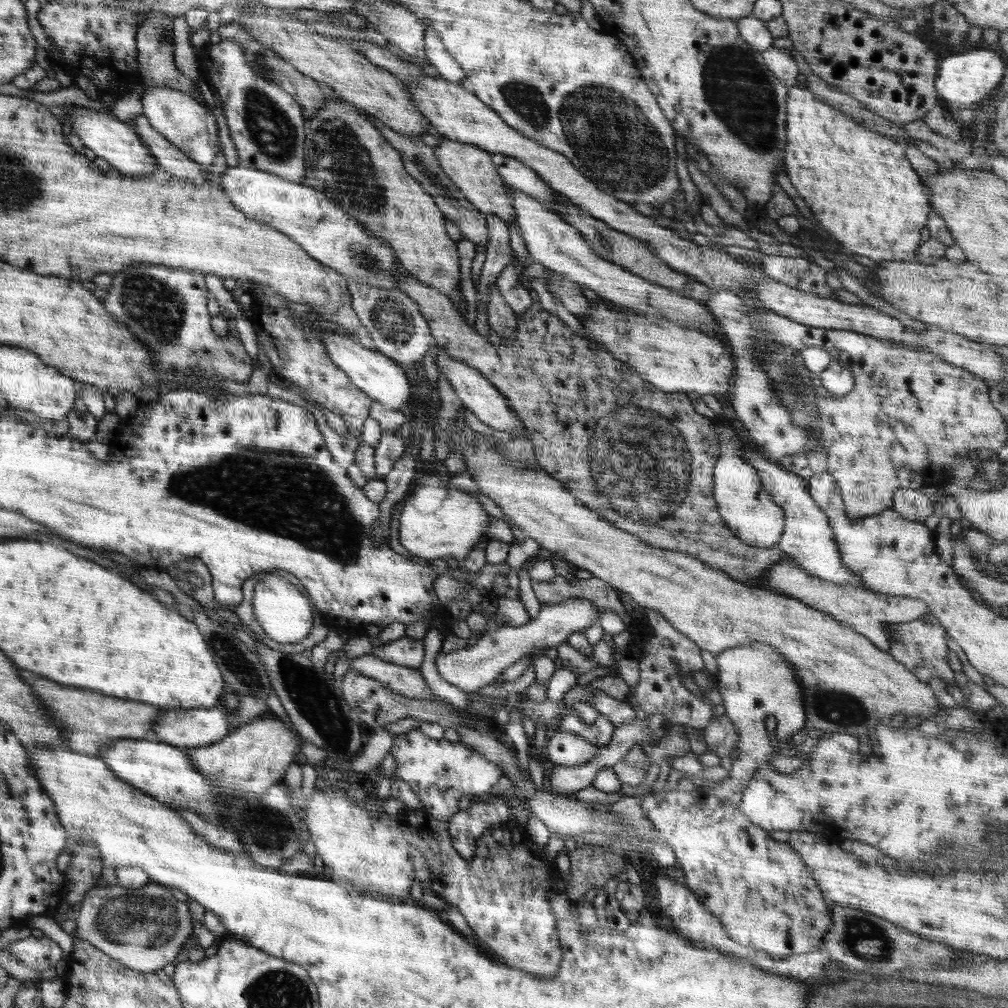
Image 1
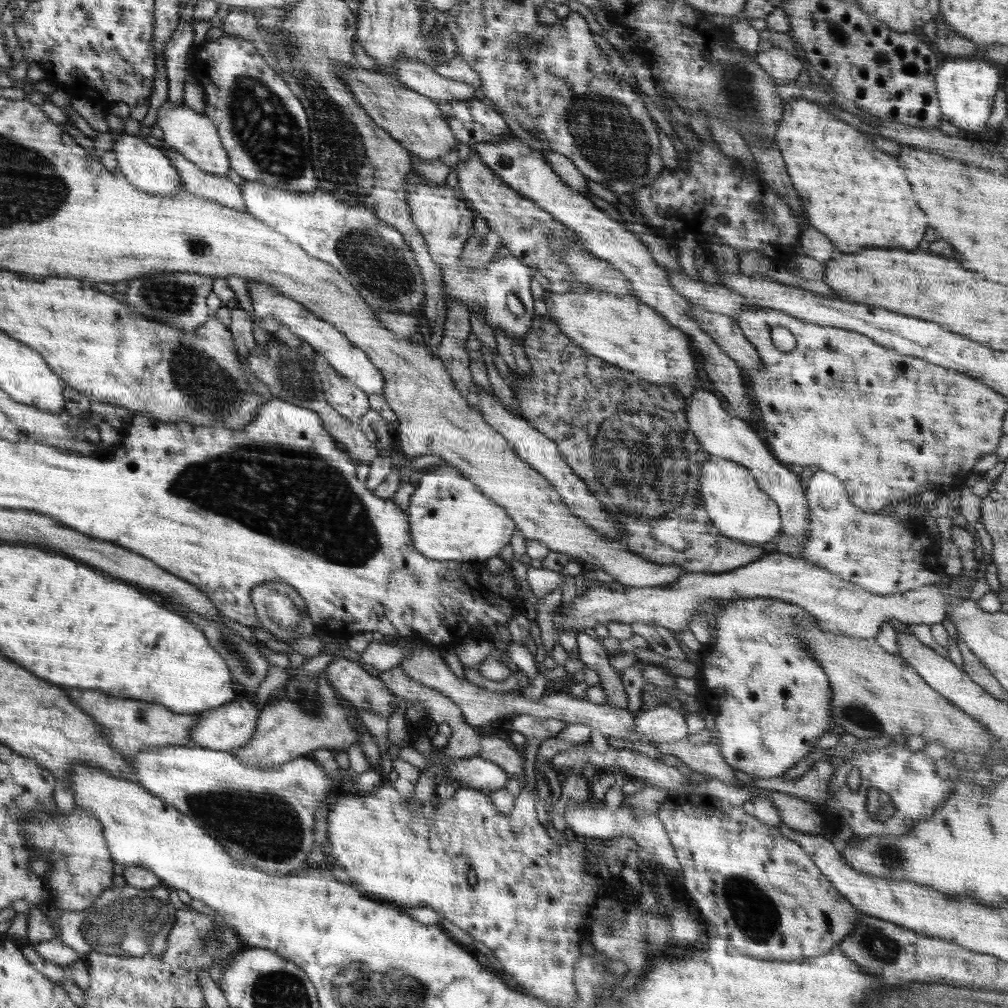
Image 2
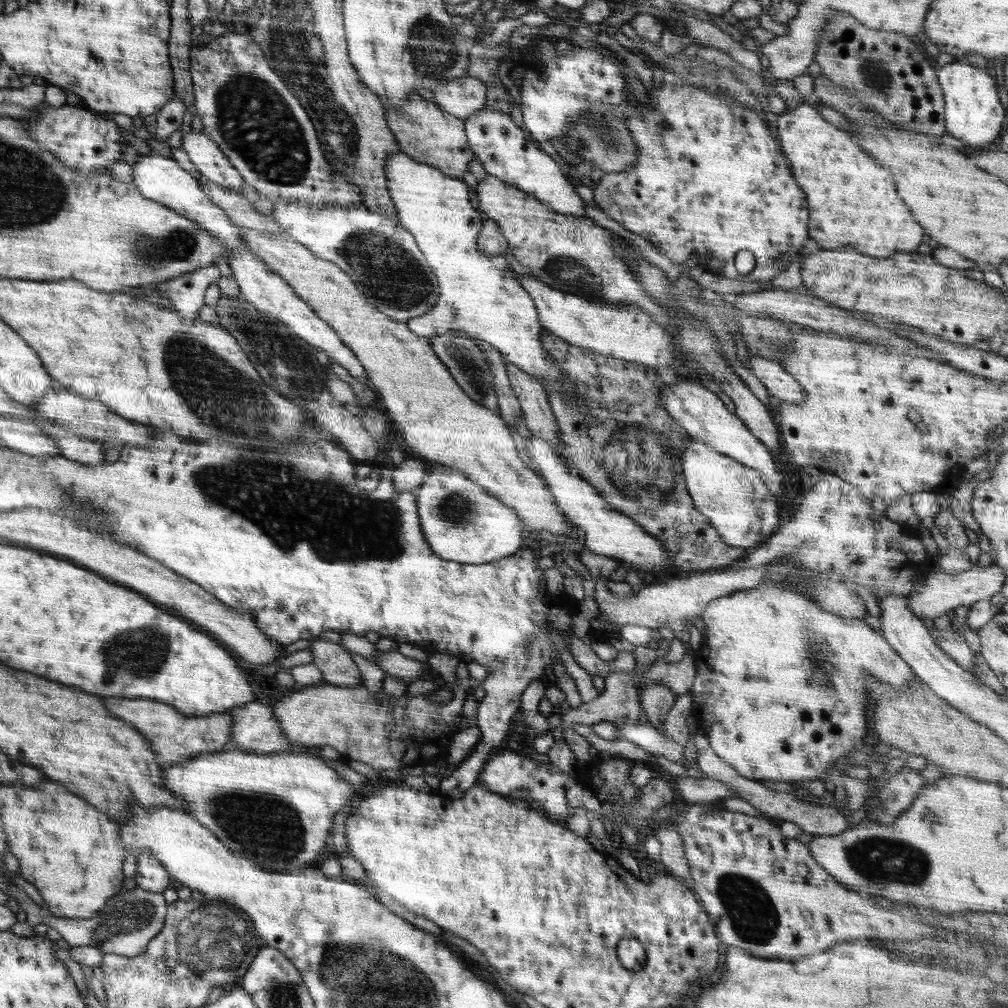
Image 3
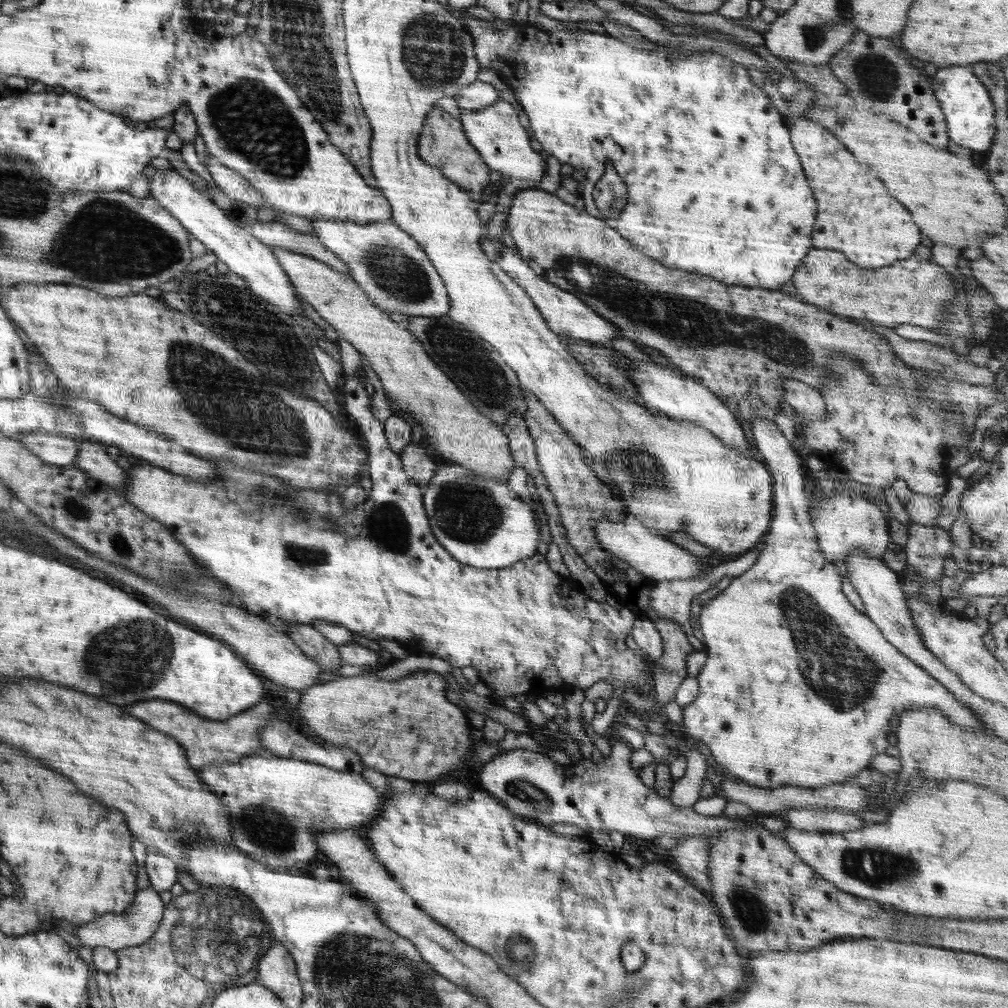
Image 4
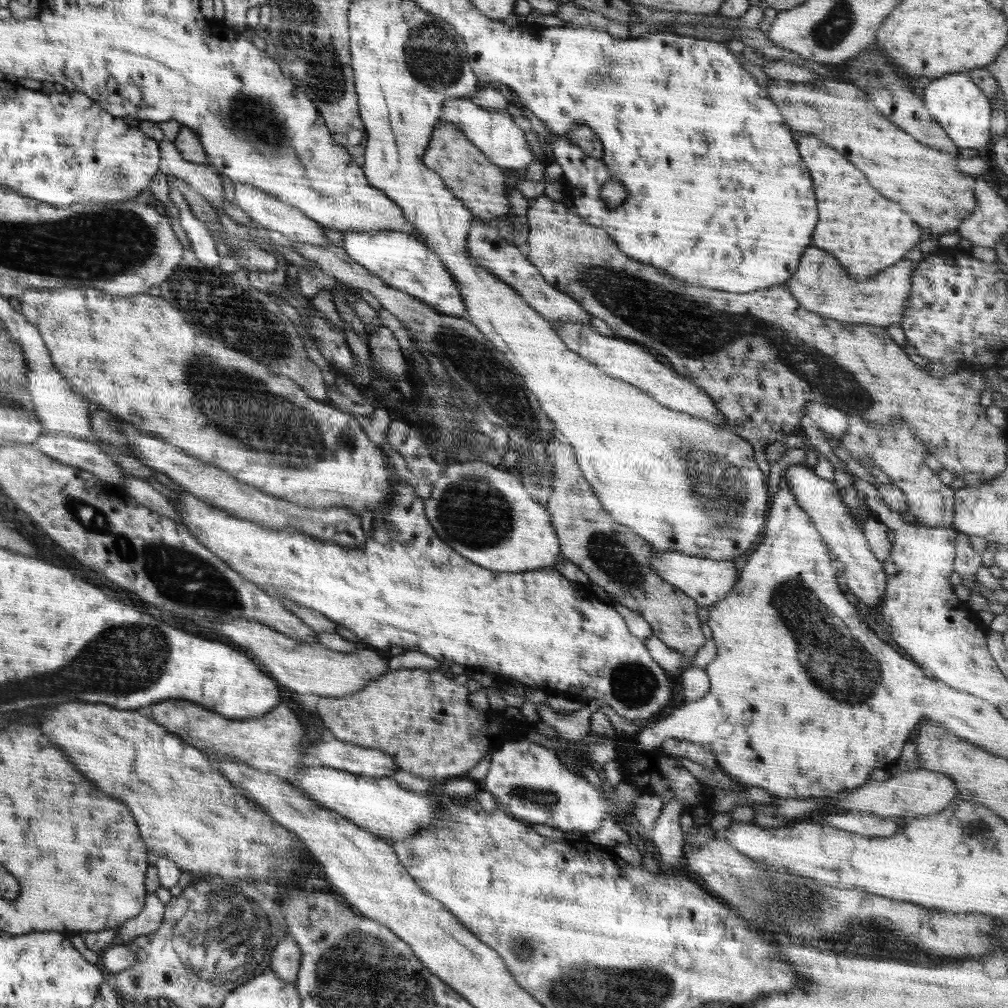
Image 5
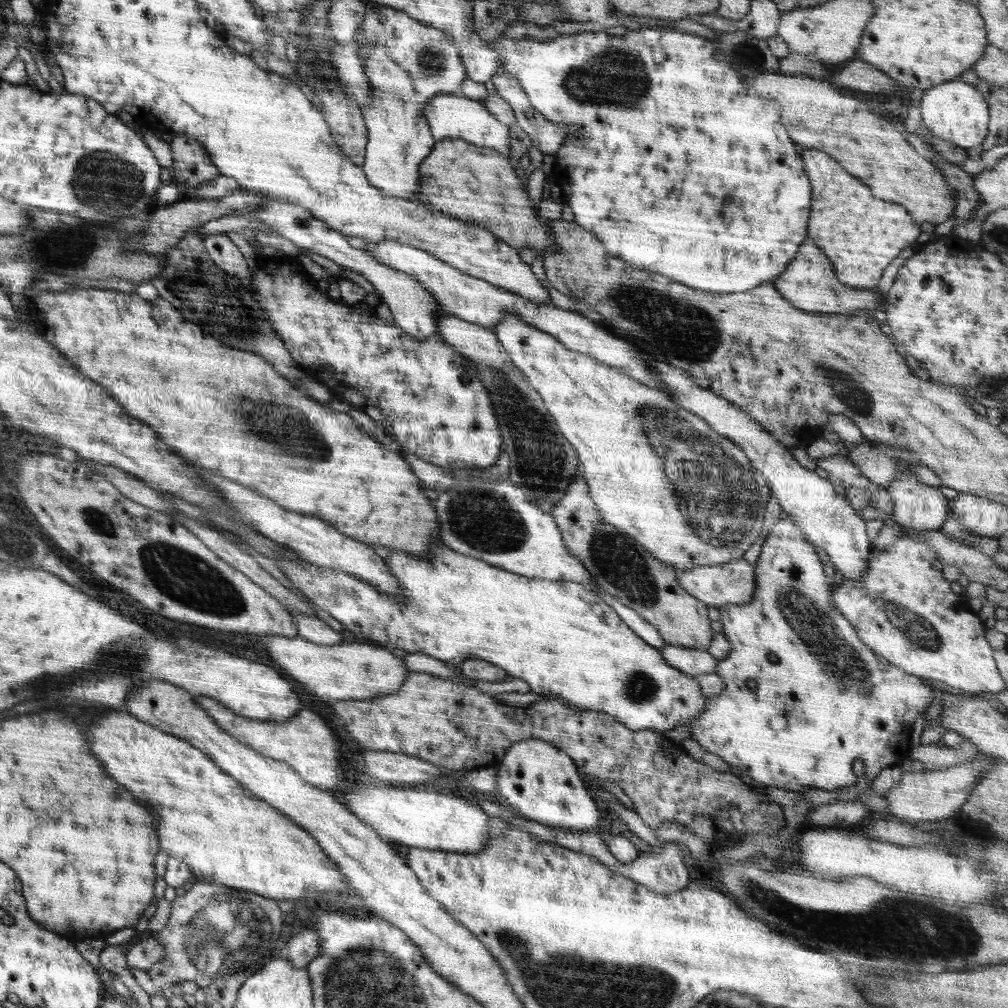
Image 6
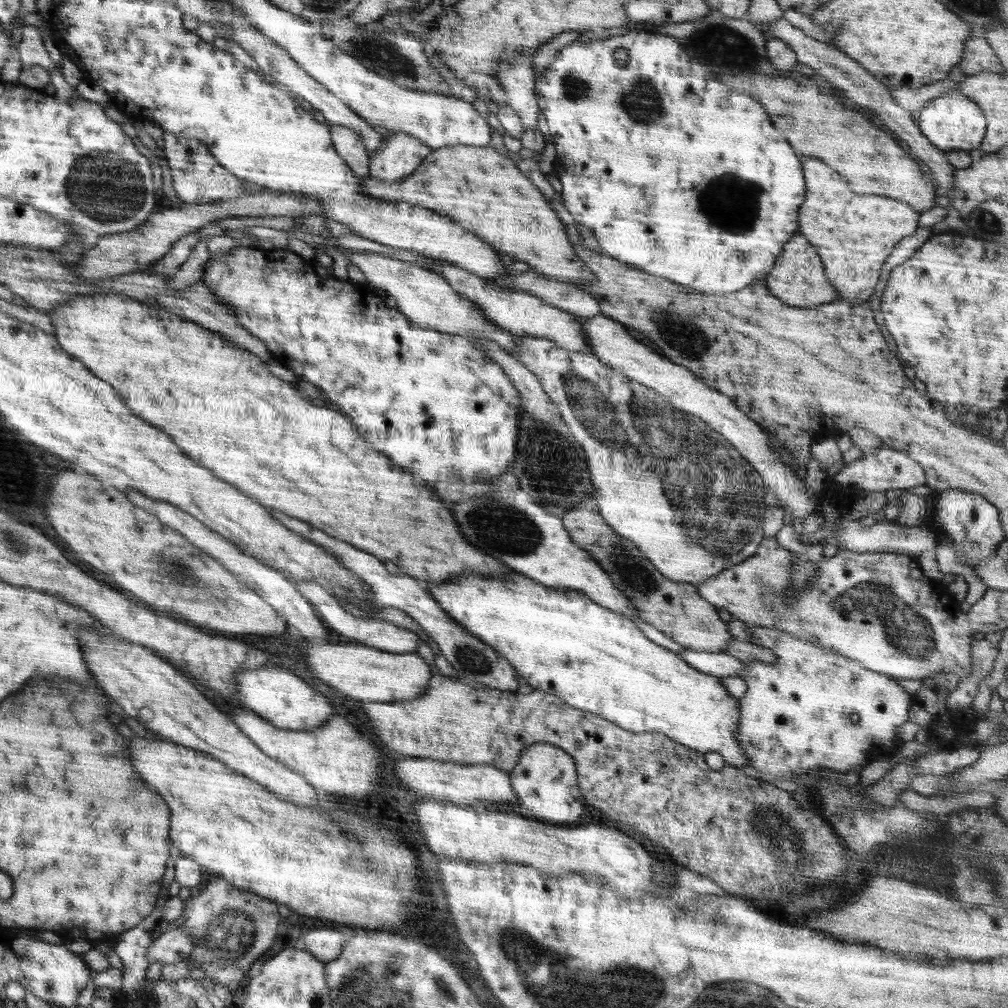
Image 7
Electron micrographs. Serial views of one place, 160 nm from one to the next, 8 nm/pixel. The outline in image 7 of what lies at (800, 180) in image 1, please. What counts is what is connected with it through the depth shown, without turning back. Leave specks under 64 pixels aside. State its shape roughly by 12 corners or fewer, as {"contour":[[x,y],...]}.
{"contour":[[804,164],[798,232],[840,301],[869,301],[918,212]]}

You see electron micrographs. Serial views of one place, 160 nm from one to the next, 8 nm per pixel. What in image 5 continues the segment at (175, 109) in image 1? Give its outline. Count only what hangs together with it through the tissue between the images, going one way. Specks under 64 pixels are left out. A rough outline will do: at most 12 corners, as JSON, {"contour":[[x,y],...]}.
{"contour":[[252,185],[235,203],[296,243],[328,246],[318,221]]}

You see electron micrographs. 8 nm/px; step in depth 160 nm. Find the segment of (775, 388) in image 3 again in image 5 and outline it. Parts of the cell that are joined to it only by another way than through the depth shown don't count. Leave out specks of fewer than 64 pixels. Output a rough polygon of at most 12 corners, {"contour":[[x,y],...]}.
{"contour":[[809,402],[805,411],[824,433],[847,433],[845,410]]}

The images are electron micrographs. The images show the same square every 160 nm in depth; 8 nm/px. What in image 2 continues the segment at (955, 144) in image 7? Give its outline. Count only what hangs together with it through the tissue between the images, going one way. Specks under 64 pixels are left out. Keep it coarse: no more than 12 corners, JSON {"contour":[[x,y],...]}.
{"contour":[[942,60],[935,74],[946,121],[987,130],[1002,88],[994,64]]}

